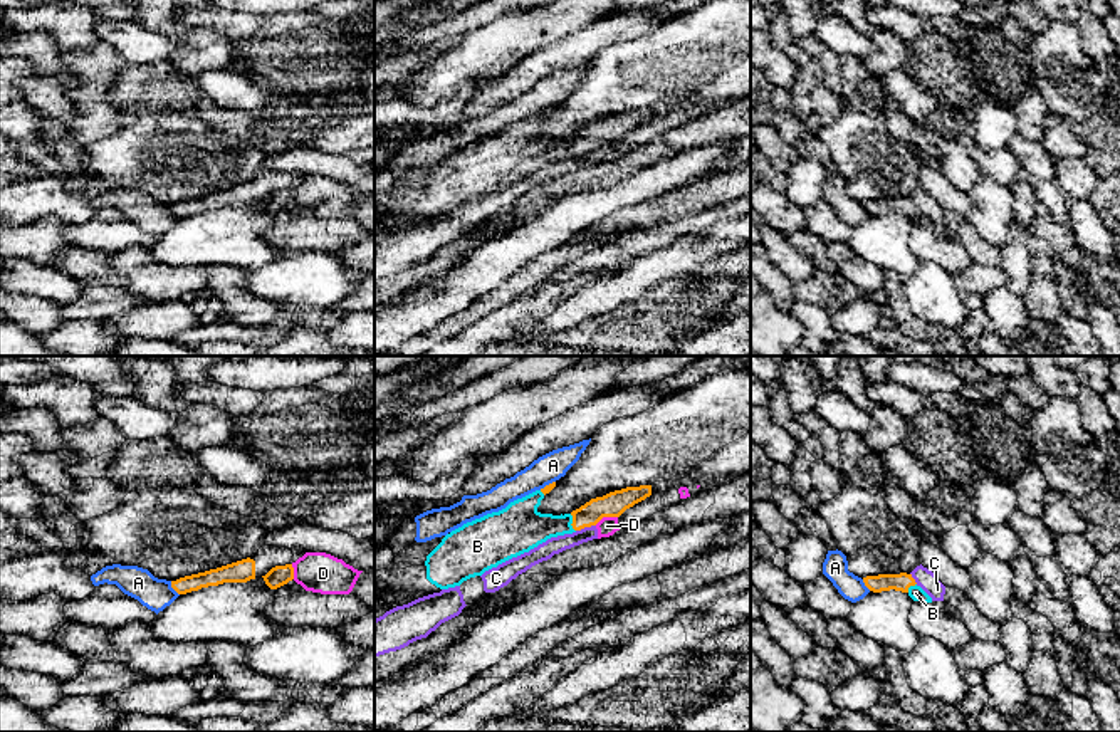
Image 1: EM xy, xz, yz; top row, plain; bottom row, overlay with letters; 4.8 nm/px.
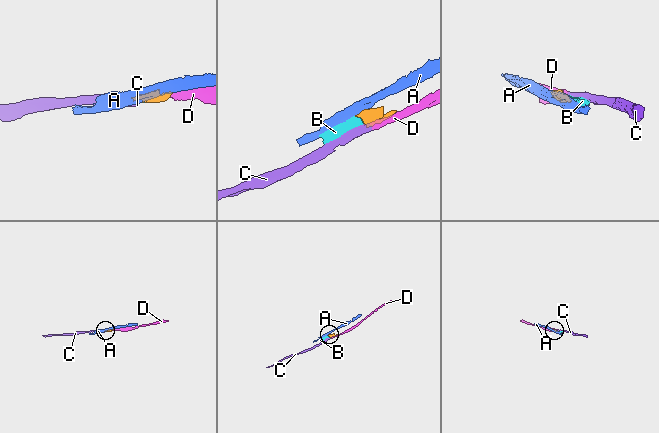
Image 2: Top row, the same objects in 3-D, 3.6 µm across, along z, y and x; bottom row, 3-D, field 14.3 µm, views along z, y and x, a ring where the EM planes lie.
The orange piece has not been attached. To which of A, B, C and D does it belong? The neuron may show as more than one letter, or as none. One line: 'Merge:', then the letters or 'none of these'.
Merge: B

